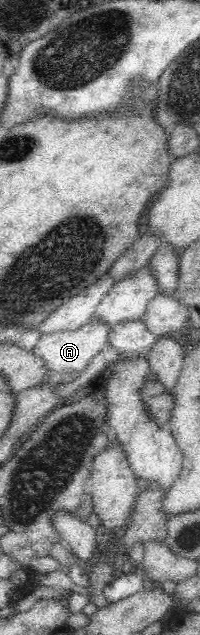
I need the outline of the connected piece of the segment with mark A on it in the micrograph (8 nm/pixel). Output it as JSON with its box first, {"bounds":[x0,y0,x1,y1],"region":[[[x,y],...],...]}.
{"bounds":[33,318,110,380],"region":[[[91,318],[86,324],[74,330],[56,331],[40,336],[33,350],[43,358],[48,374],[63,376],[66,380],[78,376],[91,362],[93,357],[104,349],[107,343],[107,333],[110,327],[99,318]]]}

